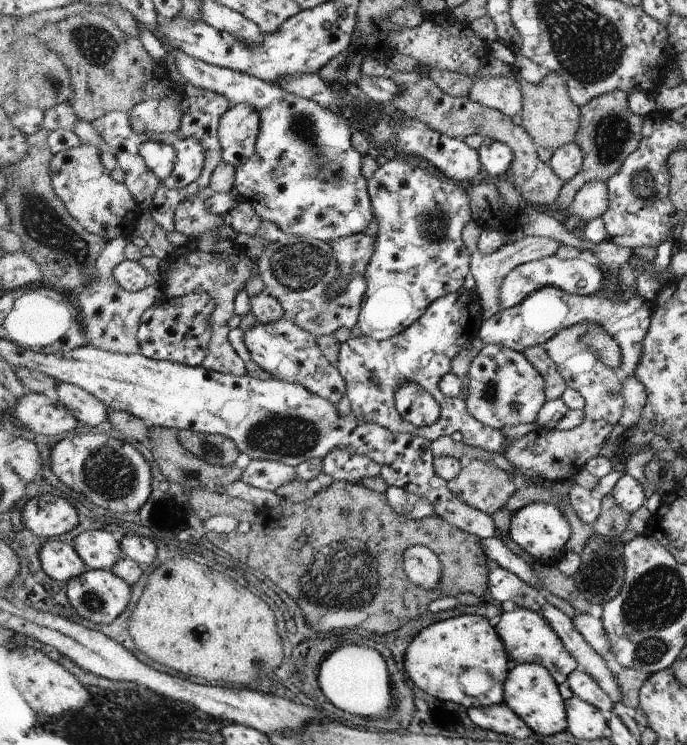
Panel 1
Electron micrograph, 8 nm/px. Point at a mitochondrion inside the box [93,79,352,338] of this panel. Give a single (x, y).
(303, 130)

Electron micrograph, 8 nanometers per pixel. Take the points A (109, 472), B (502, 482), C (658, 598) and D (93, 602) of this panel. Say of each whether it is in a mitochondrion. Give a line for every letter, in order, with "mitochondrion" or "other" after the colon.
A: mitochondrion
B: other
C: mitochondrion
D: mitochondrion

